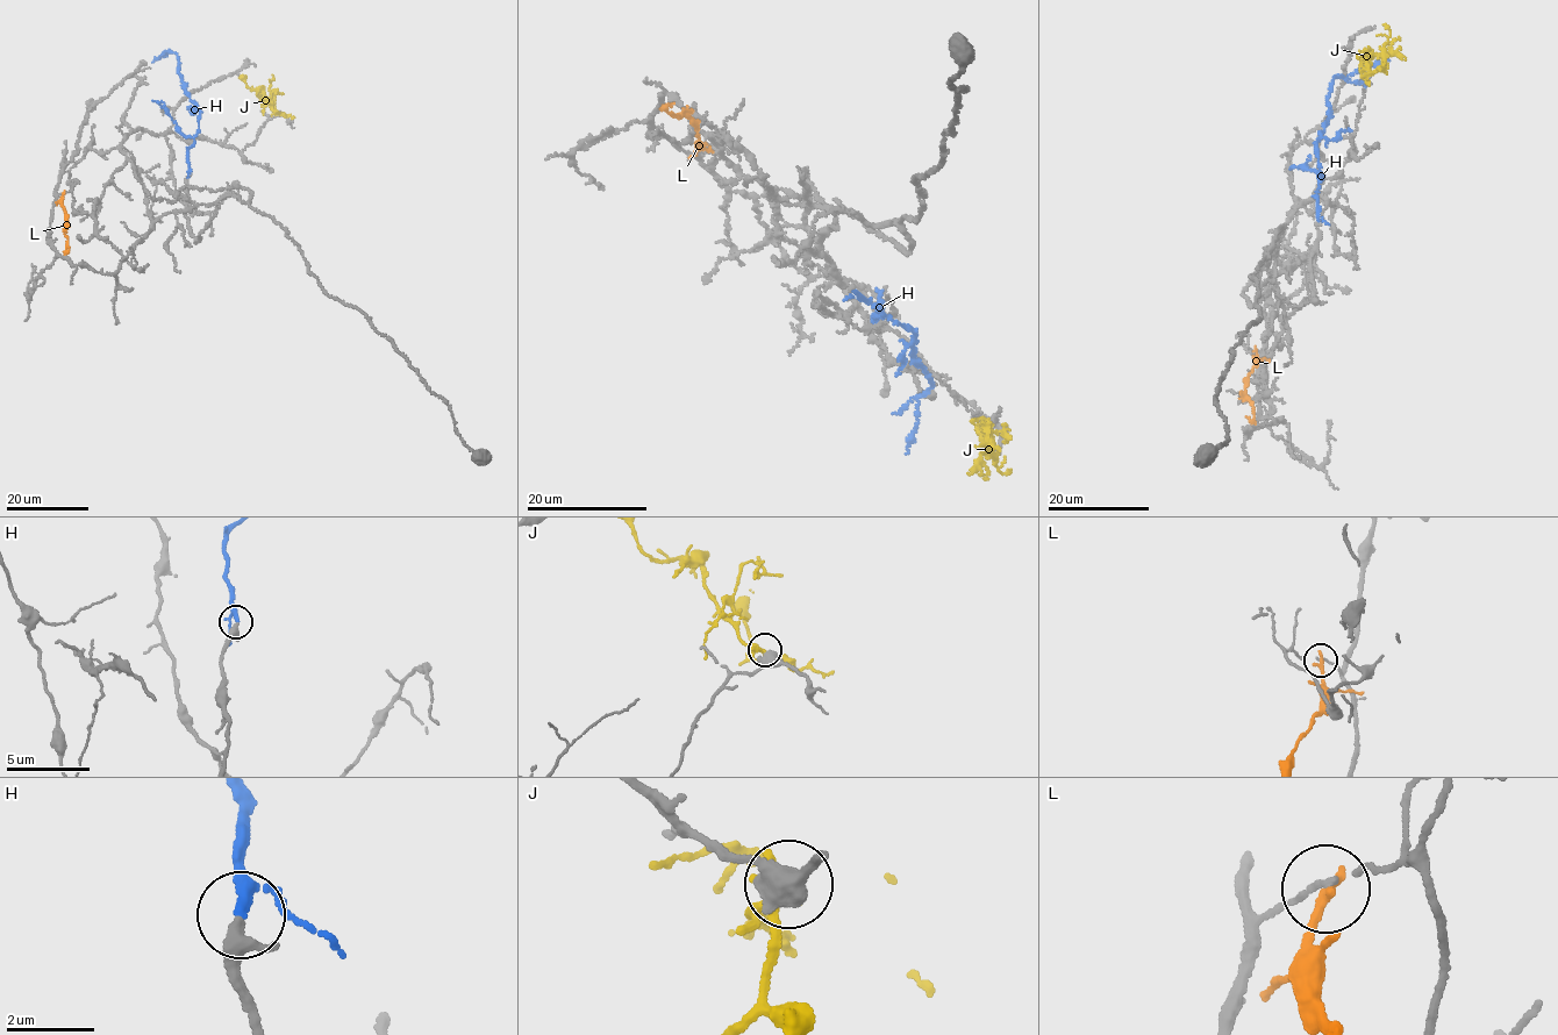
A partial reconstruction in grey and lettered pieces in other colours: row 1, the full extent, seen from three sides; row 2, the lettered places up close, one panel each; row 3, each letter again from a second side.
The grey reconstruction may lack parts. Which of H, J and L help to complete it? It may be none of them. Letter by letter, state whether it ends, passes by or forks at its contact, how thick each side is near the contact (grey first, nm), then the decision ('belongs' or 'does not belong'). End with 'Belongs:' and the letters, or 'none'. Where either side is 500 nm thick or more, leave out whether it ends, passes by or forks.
H: it passes by | 280/200 nm | belongs
J: it passes by | 440/180 nm | does not belong
L: it ends | 80/240 nm | does not belong
Belongs: H

